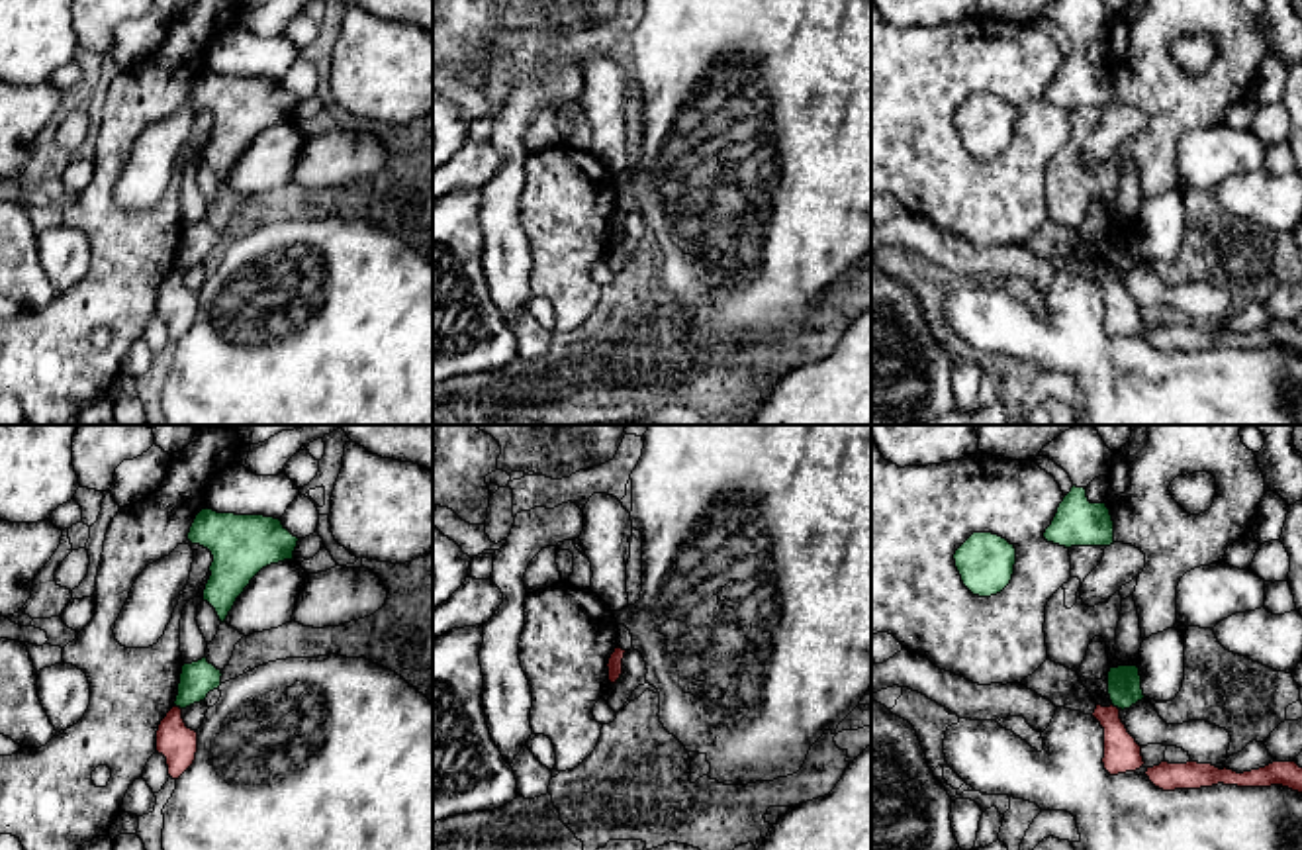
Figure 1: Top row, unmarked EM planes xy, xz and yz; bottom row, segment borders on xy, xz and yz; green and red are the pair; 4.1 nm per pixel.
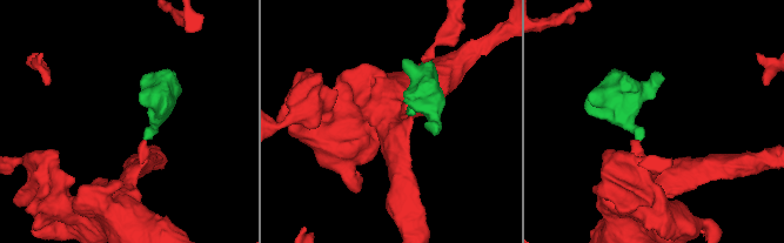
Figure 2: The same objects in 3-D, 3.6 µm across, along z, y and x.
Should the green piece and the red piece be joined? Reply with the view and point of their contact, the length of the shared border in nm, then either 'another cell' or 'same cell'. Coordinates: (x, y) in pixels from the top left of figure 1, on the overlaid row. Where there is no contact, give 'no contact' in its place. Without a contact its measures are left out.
xy (179, 706) | 40 nm | another cell

